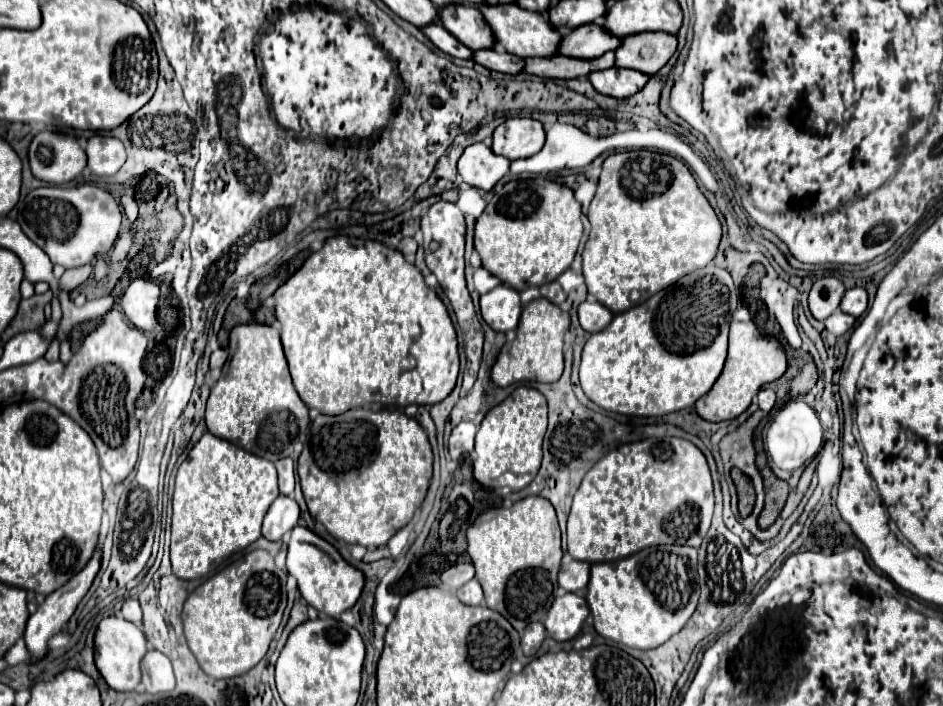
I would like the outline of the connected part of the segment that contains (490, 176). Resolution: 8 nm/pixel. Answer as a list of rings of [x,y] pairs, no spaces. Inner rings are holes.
[[[470,144],[458,160],[458,174],[462,180],[480,190],[492,190],[492,186],[508,172],[510,160],[494,154],[486,144]]]

